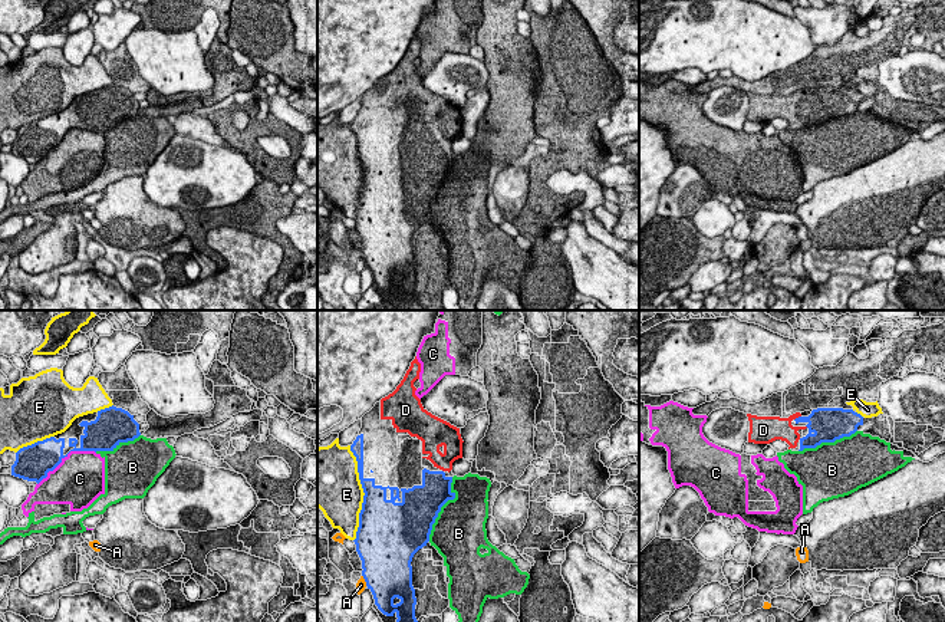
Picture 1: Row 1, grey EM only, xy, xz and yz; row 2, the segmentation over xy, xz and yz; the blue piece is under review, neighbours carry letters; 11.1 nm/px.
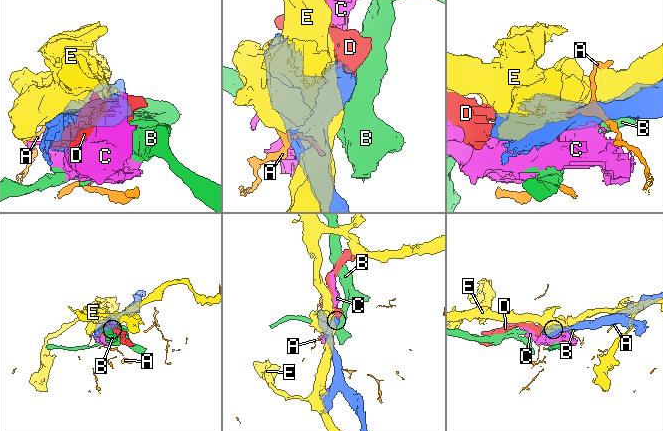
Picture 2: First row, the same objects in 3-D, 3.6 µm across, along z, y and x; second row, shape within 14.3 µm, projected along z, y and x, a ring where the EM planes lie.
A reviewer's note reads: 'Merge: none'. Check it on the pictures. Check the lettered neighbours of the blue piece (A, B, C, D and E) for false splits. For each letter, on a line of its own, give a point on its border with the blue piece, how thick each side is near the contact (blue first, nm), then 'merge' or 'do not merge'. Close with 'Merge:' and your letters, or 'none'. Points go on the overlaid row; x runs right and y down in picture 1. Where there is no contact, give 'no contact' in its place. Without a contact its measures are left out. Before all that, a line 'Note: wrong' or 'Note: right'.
Note: wrong
A: xz (365, 581) | 500/120 nm | do not merge
B: xz (441, 506) | 440/480 nm | do not merge
C: xy (65, 456) | 360/480 nm | do not merge
D: yz (799, 417) | 280/260 nm | merge
E: xz (364, 491) | 320/480 nm | do not merge
Merge: D

